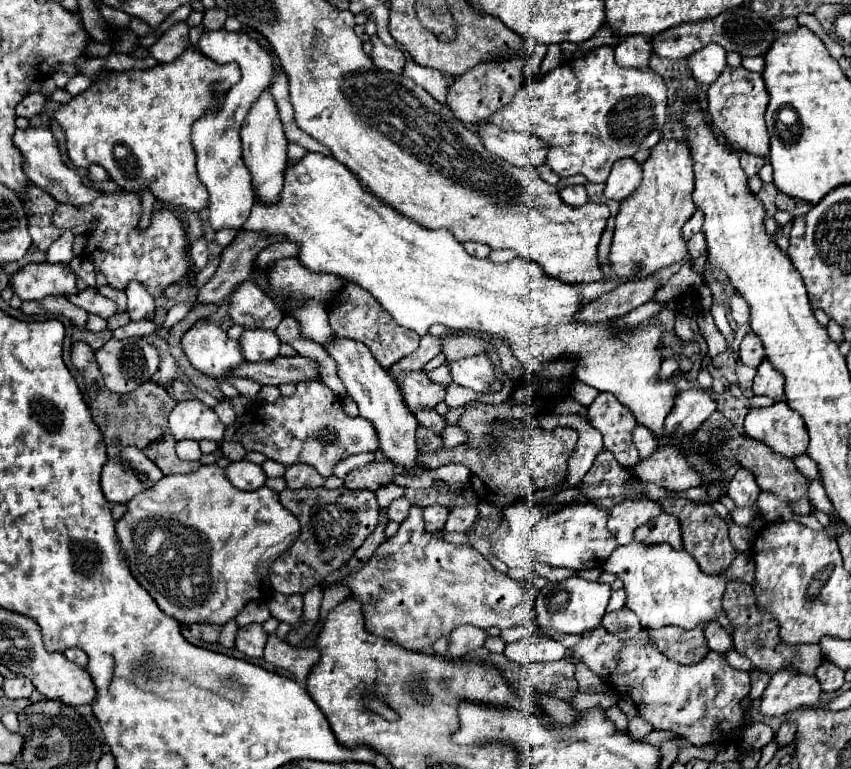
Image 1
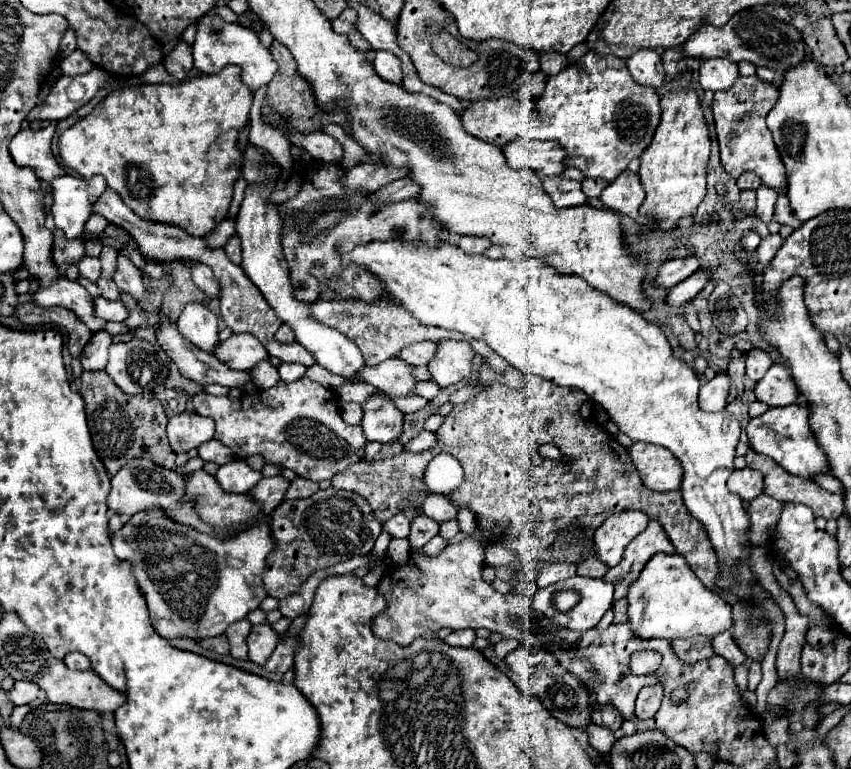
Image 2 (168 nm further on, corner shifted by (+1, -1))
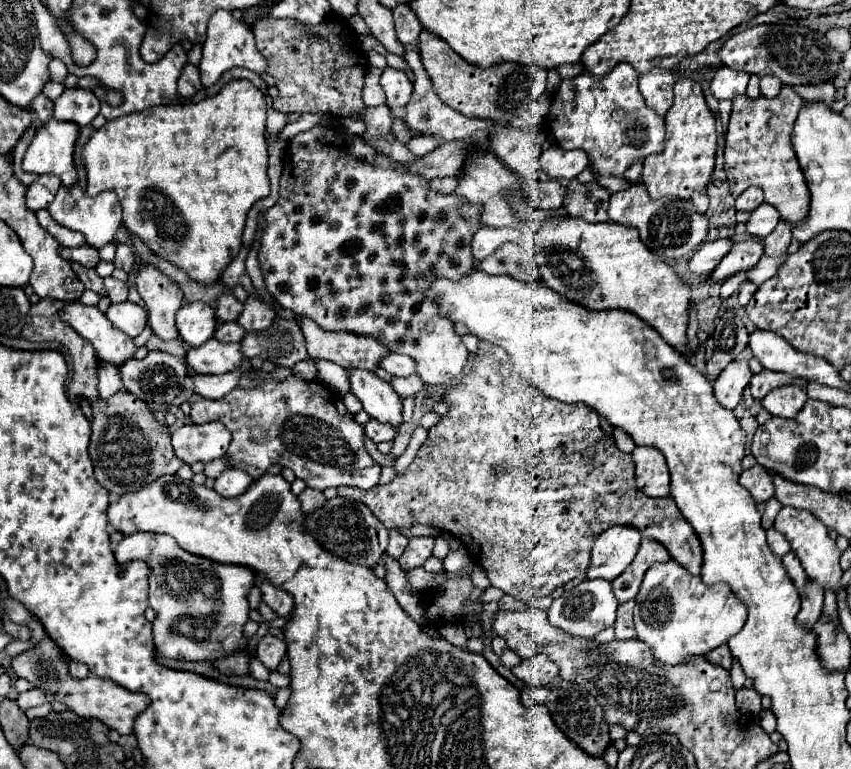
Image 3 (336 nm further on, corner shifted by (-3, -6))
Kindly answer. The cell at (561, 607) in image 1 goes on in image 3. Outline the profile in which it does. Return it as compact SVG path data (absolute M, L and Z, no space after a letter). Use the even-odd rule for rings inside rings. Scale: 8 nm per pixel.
M587 579L581 581L579 585L565 589L561 597L553 599L547 615L549 615L549 623L571 633L571 635L579 635L585 639L593 639L599 631L603 631L605 627L611 627L615 623L615 611L617 611L617 599L615 593L611 589L611 583L605 579Z

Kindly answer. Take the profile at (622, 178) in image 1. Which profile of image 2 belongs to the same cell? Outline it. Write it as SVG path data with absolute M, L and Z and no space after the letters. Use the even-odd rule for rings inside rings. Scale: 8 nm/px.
M621 172L599 196L605 208L625 214L633 218L635 222L641 220L639 208L643 204L643 186L639 182L639 176L633 172Z

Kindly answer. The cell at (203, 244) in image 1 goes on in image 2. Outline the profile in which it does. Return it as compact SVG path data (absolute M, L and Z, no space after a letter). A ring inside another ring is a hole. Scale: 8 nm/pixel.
M195 262L195 266L191 268L191 274L193 274L193 282L205 292L207 298L219 298L219 282L215 280L211 268L207 264L201 264L201 262Z

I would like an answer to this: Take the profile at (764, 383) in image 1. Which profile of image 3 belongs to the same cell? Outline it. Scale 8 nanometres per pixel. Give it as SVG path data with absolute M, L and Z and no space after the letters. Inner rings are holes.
M781 385L773 391L769 391L763 399L761 399L761 405L771 413L771 415L777 415L777 417L795 417L801 407L805 405L807 401L807 393L805 393L805 387L799 387L799 385Z

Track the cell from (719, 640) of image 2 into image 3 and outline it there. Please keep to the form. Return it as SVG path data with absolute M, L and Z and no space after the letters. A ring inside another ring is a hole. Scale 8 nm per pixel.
M733 659L733 665L731 665L731 677L733 677L733 687L735 689L739 689L739 687L743 687L743 683L745 683L745 671L743 671L743 667L739 665L739 661L737 659Z

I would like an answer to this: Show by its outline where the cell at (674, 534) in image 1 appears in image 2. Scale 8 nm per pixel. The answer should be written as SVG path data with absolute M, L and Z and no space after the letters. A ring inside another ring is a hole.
M651 520L649 526L645 528L645 532L639 534L637 538L633 538L631 544L625 548L623 560L617 566L609 568L607 574L603 576L603 580L611 582L615 586L615 600L619 600L627 594L629 586L637 580L637 576L641 574L647 560L657 552L673 554L675 548L671 546L663 528L655 520Z

